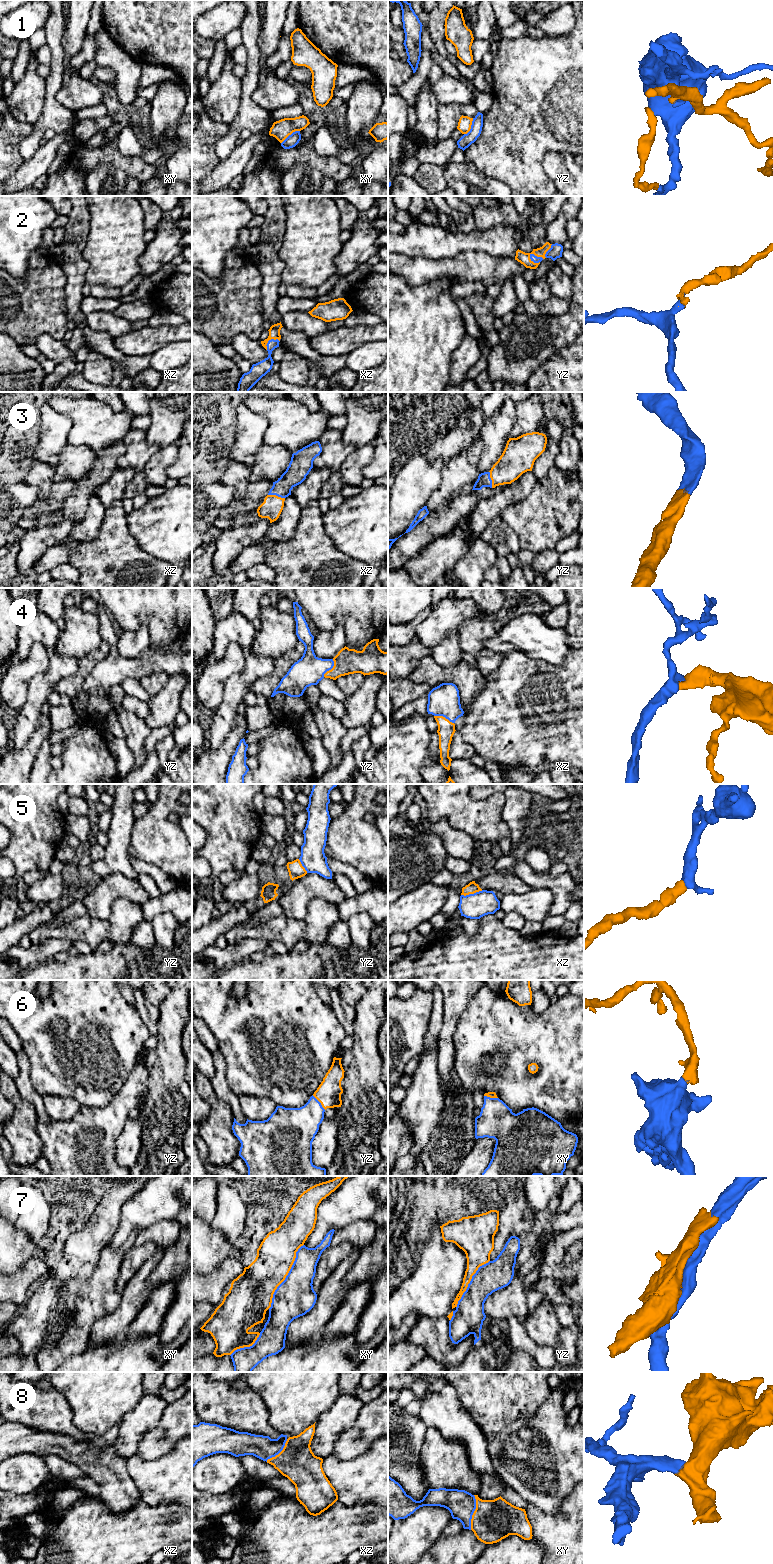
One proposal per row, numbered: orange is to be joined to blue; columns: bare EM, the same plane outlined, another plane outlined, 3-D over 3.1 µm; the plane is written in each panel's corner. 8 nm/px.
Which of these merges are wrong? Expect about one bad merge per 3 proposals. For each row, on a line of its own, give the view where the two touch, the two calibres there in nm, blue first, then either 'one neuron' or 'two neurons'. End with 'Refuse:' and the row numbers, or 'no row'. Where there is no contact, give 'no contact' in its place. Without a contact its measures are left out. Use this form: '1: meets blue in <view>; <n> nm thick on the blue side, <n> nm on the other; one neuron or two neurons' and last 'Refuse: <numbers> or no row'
1: meets blue in xy; 100 nm thick on the blue side, 150 nm on the other; two neurons
2: meets blue in yz; 60 nm thick on the blue side, 100 nm on the other; one neuron
3: meets blue in xz; 170 nm thick on the blue side, 170 nm on the other; one neuron
4: meets blue in yz; 240 nm thick on the blue side, 200 nm on the other; one neuron
5: meets blue in xz; 200 nm thick on the blue side, 90 nm on the other; one neuron
6: meets blue in yz; 300 nm thick on the blue side, 200 nm on the other; one neuron
7: meets blue in xy; 320 nm thick on the blue side, 300 nm on the other; two neurons
8: meets blue in xy; 220 nm thick on the blue side, 340 nm on the other; one neuron
Refuse: 1, 7

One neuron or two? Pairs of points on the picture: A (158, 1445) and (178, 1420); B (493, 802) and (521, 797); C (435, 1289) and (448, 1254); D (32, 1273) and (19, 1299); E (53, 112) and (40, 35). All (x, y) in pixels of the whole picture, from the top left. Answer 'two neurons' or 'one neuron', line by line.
A: one neuron
B: two neurons
C: one neuron
D: one neuron
E: two neurons

